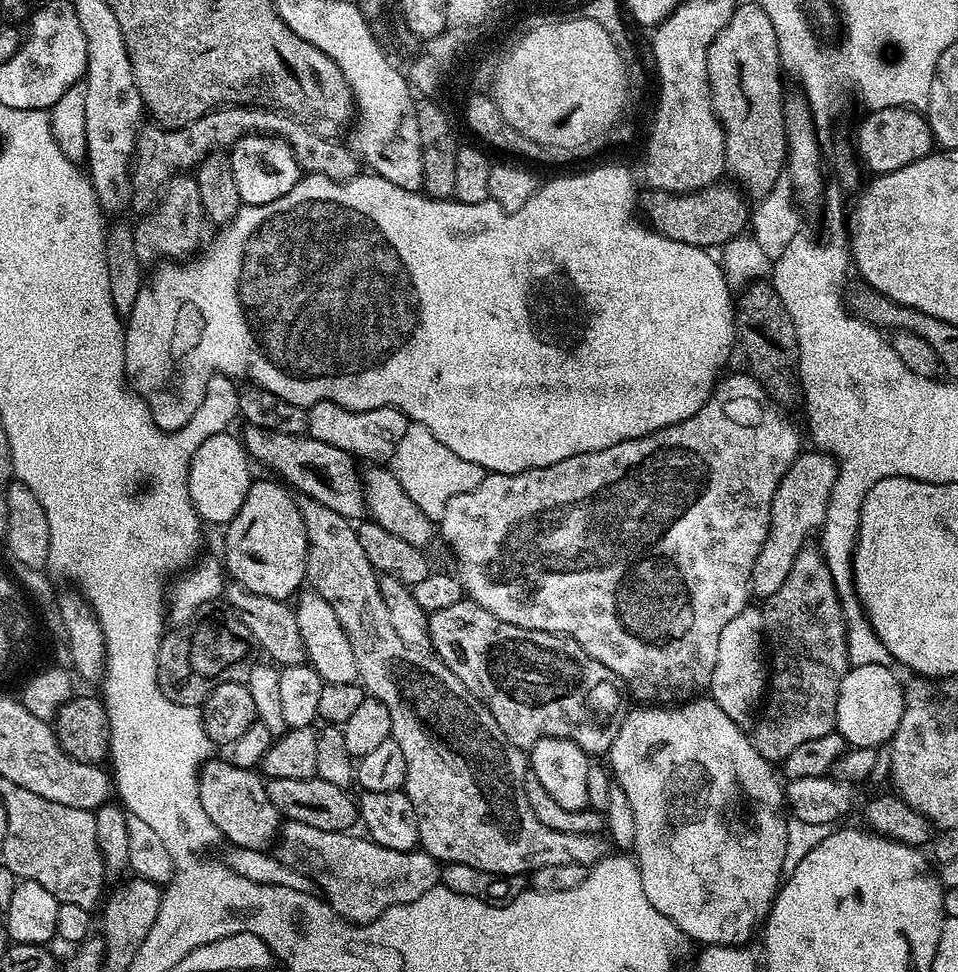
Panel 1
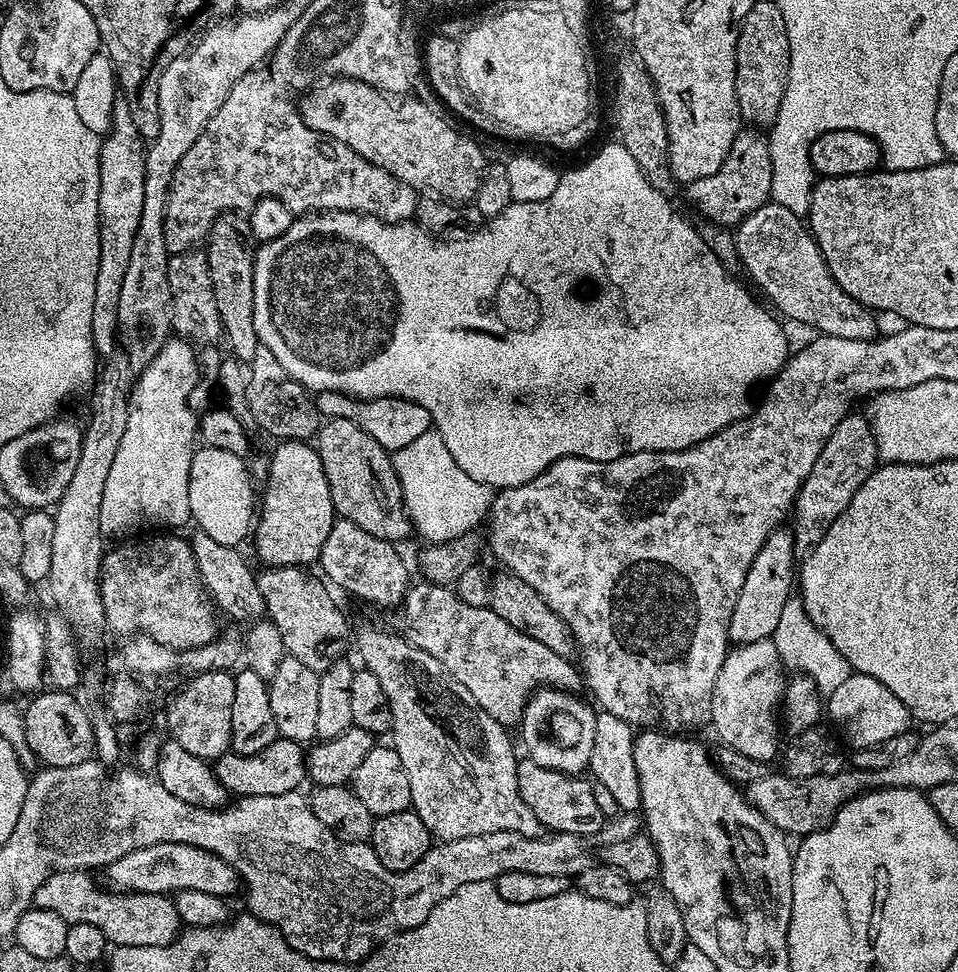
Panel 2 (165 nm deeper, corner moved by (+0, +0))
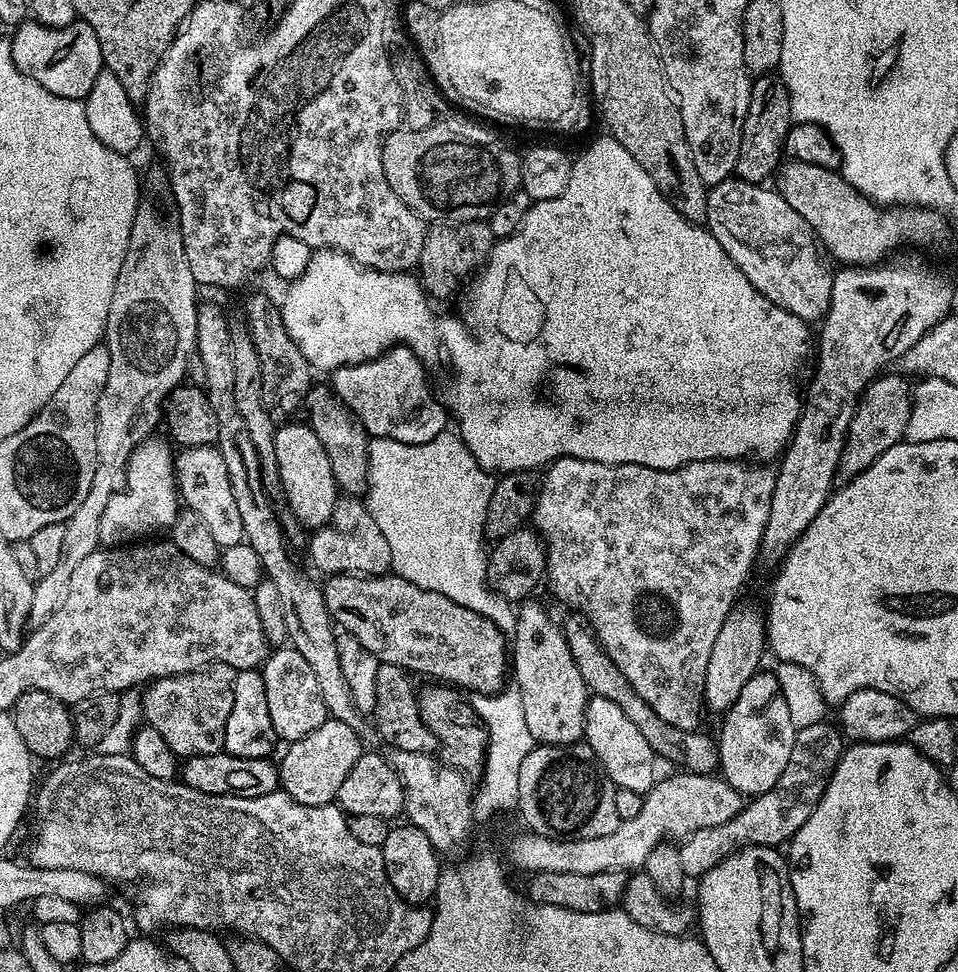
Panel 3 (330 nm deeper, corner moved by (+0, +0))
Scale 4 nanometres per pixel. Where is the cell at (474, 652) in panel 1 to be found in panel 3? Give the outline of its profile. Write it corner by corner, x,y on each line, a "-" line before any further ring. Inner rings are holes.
395,574
383,576
328,576
323,581
326,610
347,635
358,638
382,664
393,664
409,674
421,672
457,689
469,688
472,694
495,694
505,687
504,675
510,672
510,648
505,633
494,622
466,606
458,606
437,592
422,590
414,582

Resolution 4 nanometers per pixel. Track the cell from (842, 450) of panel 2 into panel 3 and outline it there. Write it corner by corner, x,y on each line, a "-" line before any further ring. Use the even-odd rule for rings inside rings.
881,375
864,389
864,395
856,406
856,413
848,427
848,437
840,455
840,470
838,473
841,481
852,480
862,474
874,463
879,456
886,454
890,446
901,443
908,430
908,419
914,399
913,389
908,388
909,381
903,375

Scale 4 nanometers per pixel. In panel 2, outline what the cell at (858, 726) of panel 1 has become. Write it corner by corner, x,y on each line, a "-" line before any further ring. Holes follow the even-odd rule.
849,673
845,682
834,690
826,700
826,712
840,728
843,741
853,749
882,742
896,734
909,731
912,724
911,712
900,698
895,697
882,682
870,675

